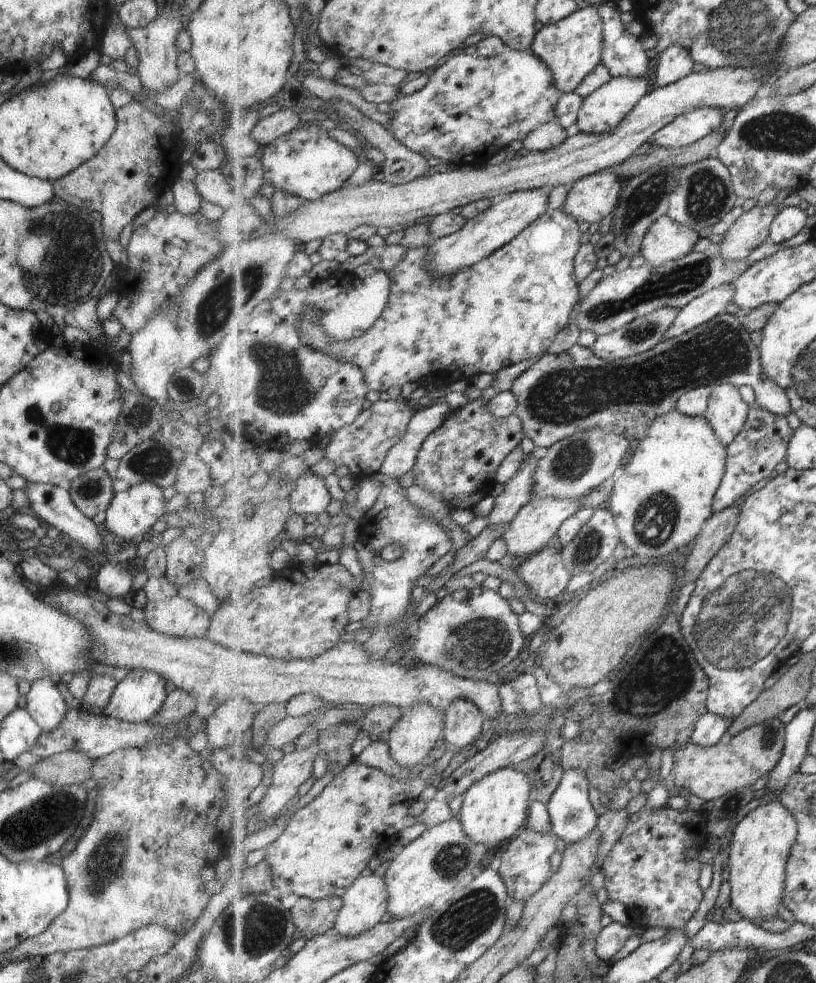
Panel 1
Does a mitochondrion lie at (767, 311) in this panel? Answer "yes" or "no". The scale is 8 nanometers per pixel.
no

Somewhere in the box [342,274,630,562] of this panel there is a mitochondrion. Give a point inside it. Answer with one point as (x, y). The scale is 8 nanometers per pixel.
(569, 465)

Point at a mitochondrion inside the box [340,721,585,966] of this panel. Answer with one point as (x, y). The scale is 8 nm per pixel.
(471, 918)

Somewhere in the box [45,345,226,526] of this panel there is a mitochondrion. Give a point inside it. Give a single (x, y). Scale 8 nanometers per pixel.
(153, 462)

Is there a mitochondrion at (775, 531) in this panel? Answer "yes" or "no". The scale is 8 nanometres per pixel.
no

